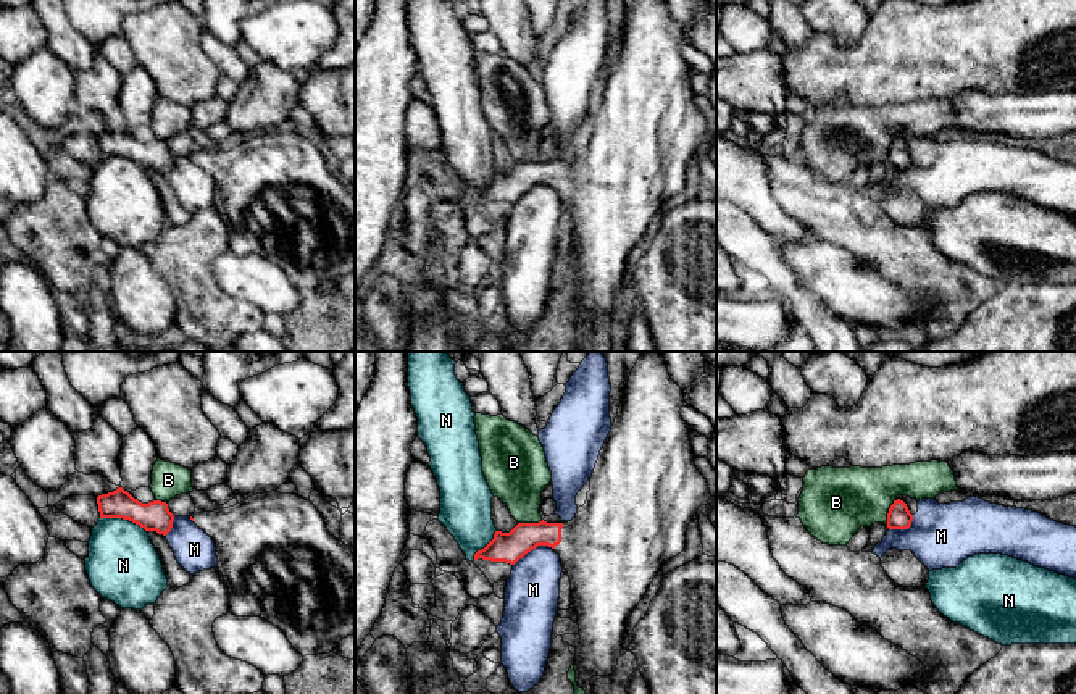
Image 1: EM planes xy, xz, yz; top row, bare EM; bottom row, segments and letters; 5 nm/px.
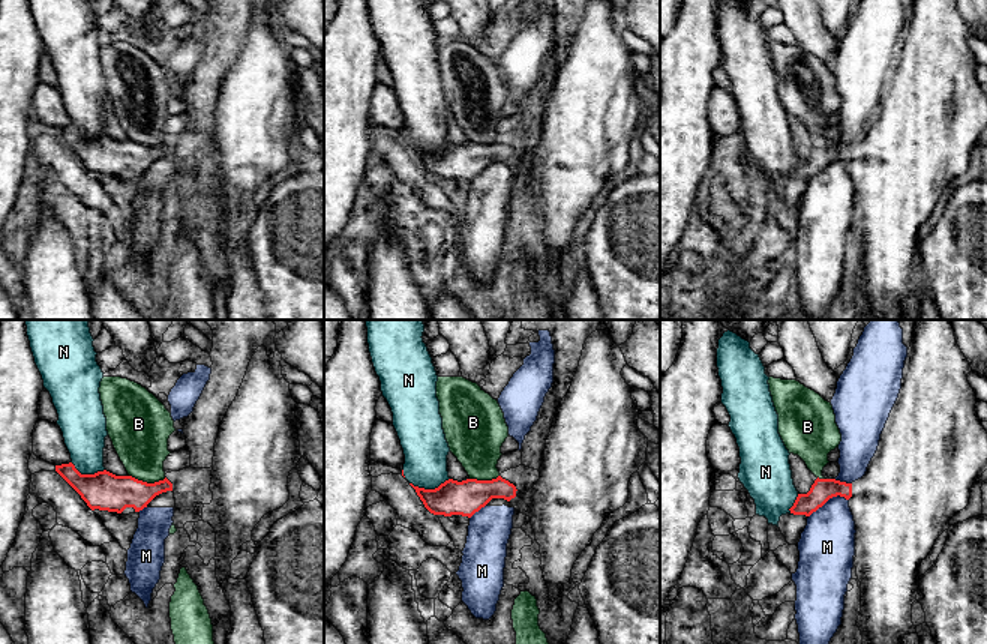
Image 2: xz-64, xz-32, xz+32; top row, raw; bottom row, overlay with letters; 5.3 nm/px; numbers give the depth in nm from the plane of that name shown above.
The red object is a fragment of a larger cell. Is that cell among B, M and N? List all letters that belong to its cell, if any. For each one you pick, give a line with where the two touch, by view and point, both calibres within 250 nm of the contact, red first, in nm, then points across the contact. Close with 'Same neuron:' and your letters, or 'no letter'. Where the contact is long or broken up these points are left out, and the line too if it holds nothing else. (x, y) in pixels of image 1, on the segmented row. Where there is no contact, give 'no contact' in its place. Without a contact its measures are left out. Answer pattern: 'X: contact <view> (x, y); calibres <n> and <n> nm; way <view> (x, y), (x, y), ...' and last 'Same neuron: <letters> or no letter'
Same neuron: no letter

